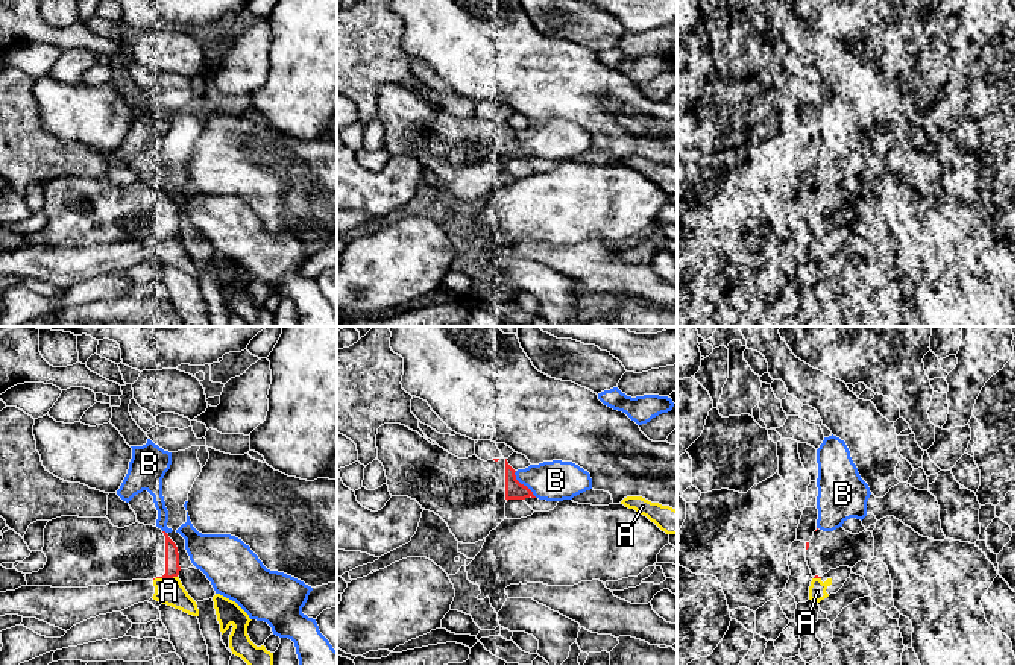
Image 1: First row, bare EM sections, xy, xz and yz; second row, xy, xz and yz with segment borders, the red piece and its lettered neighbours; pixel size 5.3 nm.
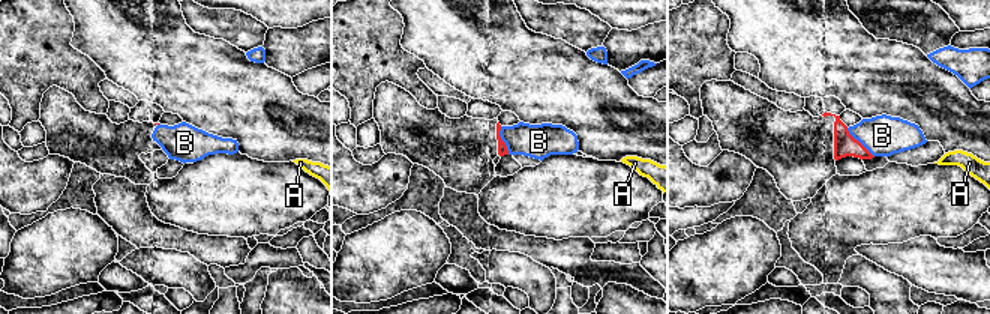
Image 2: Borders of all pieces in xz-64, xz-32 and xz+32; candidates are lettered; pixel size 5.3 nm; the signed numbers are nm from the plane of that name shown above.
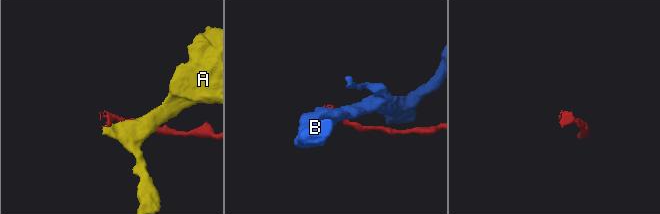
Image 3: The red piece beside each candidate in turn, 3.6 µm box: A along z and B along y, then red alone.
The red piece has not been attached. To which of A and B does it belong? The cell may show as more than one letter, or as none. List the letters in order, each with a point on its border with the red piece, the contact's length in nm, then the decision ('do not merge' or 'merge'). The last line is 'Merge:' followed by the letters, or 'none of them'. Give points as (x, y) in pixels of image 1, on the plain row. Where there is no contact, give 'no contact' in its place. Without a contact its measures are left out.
A: xy (164, 237) | 130 nm | do not merge
B: xz (522, 144) | 180 nm | do not merge
Merge: none of them

